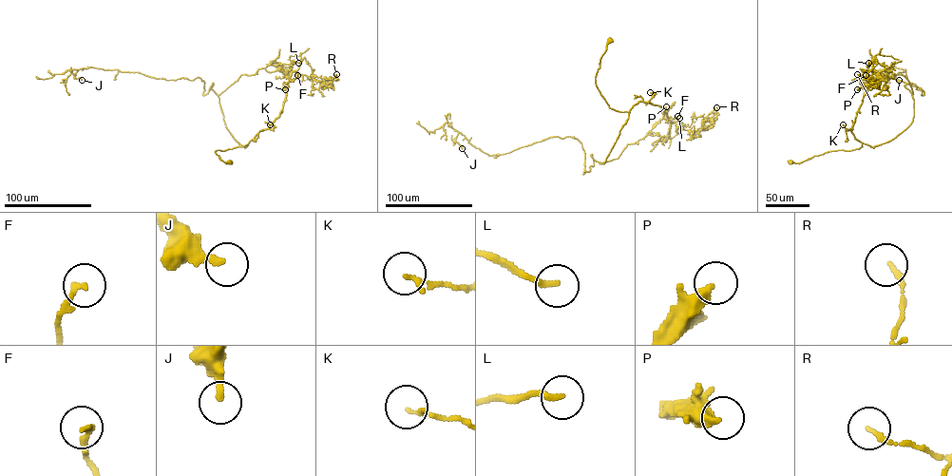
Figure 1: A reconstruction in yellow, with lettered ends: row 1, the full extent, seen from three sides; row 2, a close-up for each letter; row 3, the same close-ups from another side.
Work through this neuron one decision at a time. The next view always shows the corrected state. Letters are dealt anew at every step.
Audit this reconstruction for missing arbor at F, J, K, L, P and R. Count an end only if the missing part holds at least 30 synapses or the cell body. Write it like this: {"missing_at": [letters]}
{"missing_at": ["L"]}

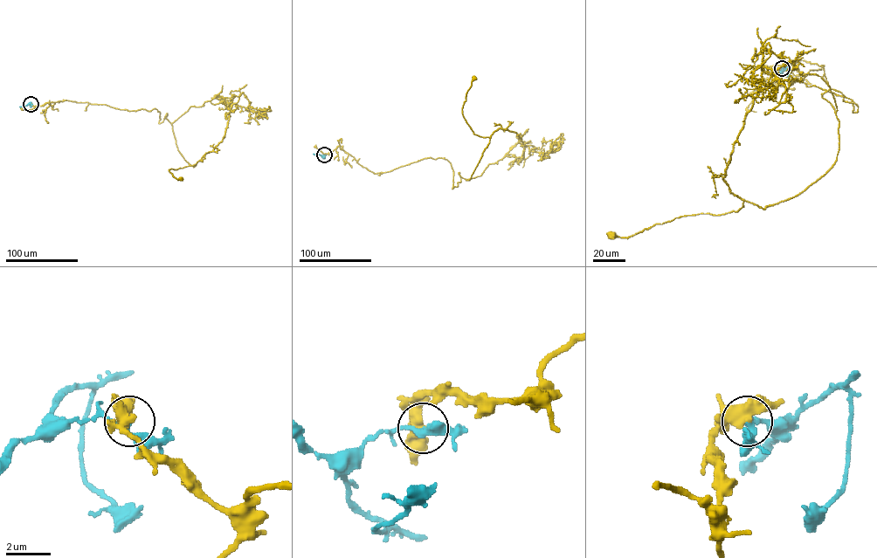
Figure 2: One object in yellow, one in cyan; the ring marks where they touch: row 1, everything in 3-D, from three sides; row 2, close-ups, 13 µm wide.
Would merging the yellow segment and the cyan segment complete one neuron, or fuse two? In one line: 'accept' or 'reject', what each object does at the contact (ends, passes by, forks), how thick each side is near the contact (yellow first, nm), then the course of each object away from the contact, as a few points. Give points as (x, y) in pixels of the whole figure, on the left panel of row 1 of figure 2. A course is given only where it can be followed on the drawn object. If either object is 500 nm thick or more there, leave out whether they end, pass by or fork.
reject; yellow passes by; cyan passes by; 480 nm thick on the yellow side, 240 nm on the other; yellow runs (31, 104), (155, 108), (159, 123), (167, 113), (178, 150), (196, 163), (169, 169), (180, 178); cyan runs (31, 104), (19, 106)

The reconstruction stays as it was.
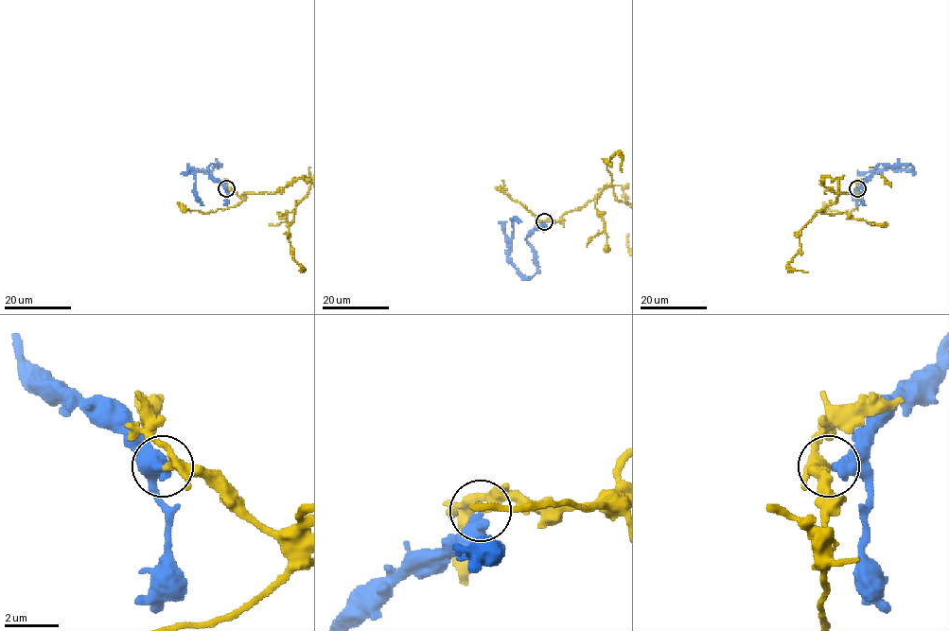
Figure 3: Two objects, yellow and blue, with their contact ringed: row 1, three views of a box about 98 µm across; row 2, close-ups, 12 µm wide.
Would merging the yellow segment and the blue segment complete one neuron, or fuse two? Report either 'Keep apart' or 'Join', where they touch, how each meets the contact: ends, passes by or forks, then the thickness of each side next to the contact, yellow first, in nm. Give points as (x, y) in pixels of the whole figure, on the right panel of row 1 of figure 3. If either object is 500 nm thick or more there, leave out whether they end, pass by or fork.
Keep apart. Place: (857, 188). At the ring yellow passes by. At the ring blue ends. Thickness 280 nm (yellow) against 480 nm

